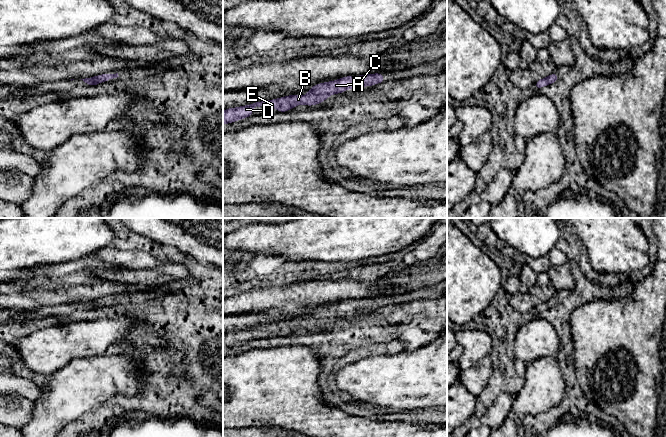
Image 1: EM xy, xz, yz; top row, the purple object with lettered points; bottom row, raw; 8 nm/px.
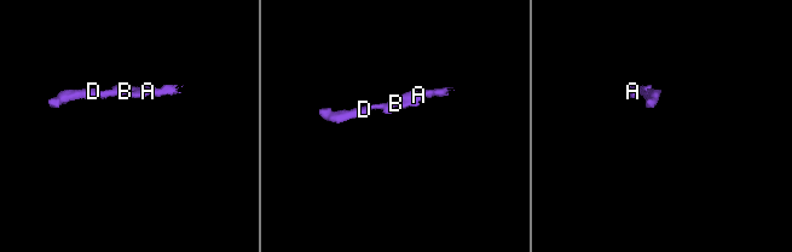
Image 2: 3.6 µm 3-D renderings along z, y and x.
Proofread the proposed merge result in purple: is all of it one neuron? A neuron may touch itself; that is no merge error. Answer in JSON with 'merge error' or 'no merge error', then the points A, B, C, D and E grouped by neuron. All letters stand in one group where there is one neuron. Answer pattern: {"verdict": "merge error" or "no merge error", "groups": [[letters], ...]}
{"verdict": "no merge error", "groups": [["A", "B", "C", "D", "E"]]}

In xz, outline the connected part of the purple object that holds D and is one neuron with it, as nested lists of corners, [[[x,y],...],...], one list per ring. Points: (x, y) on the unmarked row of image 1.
[[[382,297],[346,300],[338,304],[319,307],[308,312],[310,317],[304,320],[296,318],[288,319],[282,322],[264,324],[236,332],[227,332],[223,335],[223,349],[253,340],[253,332],[257,330],[276,332],[281,337],[287,336],[300,328],[314,330],[324,326],[330,319],[343,317],[350,312],[374,310],[375,308],[383,307],[386,305],[386,301],[382,300]]]

